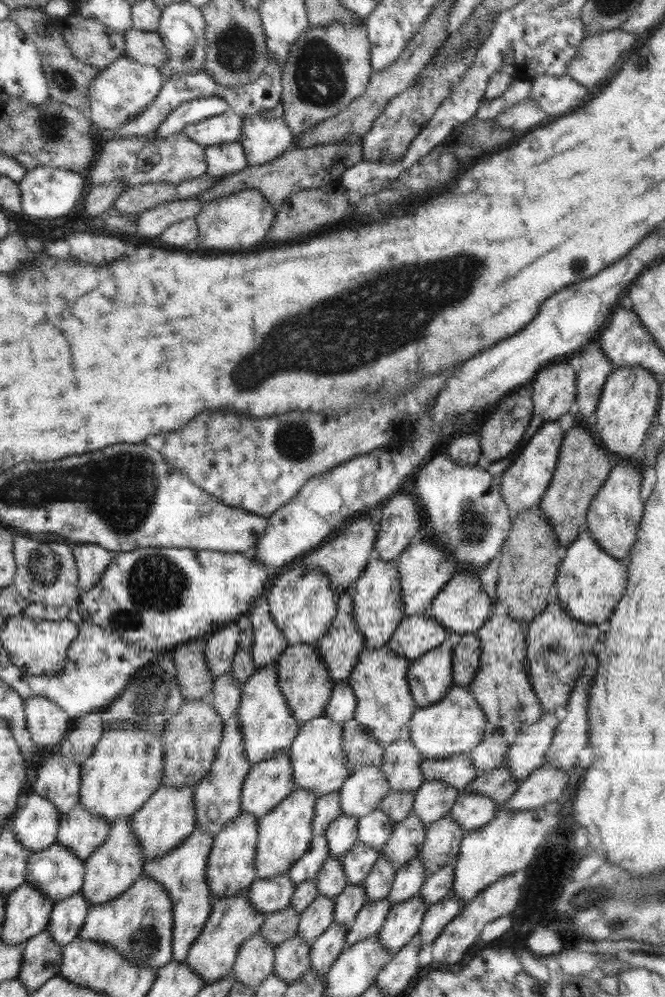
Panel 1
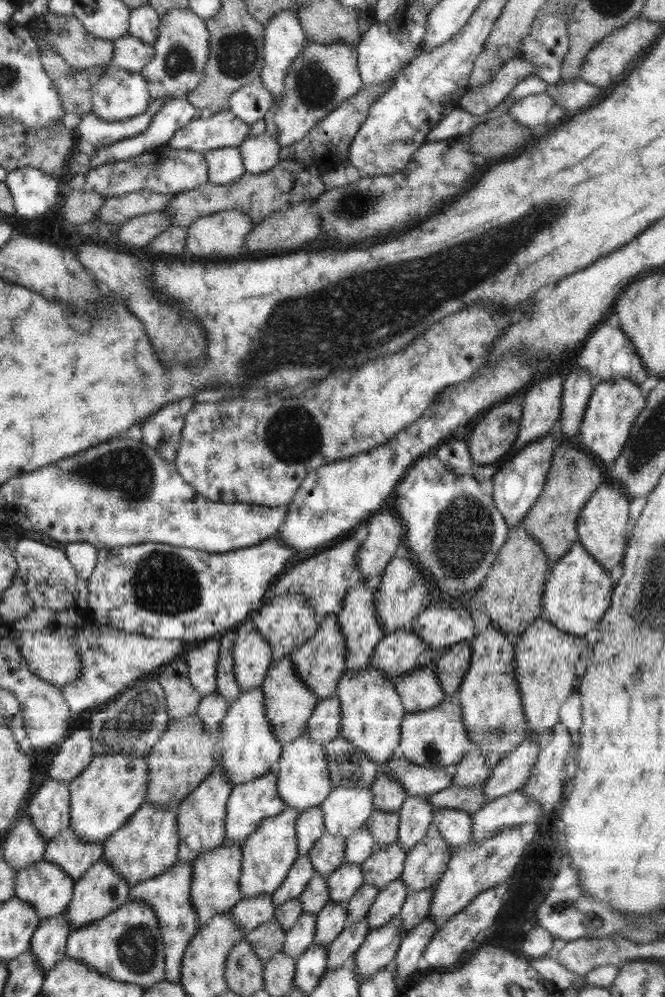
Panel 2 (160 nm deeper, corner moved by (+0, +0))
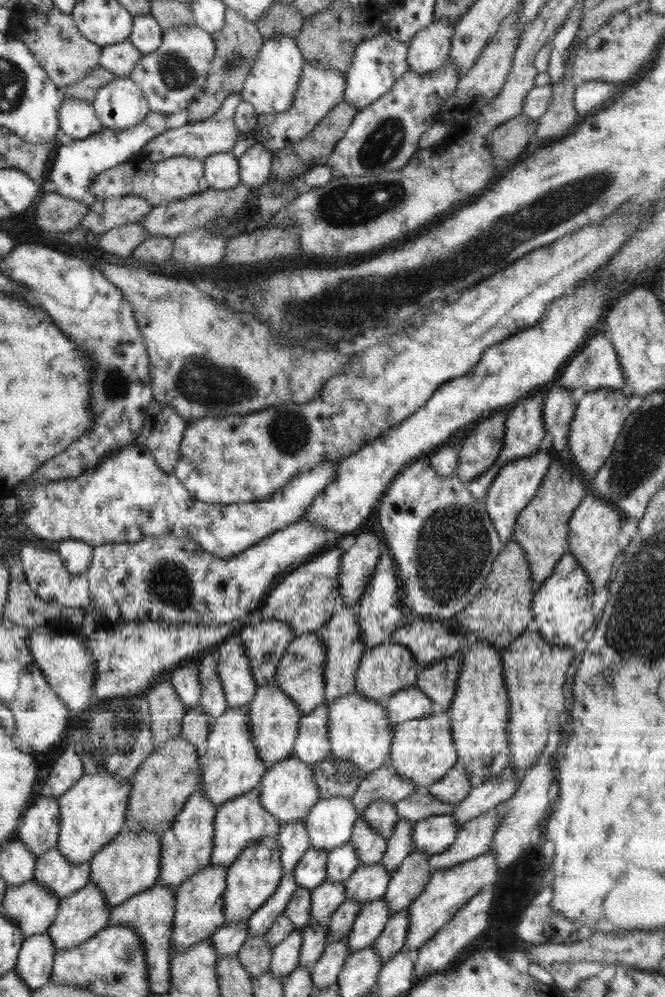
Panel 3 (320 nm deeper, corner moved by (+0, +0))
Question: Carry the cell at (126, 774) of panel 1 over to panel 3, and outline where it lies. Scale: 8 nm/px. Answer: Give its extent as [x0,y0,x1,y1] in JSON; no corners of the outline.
[56,769,130,864]

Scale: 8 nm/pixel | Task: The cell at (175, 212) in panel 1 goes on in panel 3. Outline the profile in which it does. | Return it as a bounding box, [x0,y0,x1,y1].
[98,222,150,261]

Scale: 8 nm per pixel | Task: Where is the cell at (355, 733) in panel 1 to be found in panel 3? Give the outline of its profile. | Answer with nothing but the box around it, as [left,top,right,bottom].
[312,755,363,800]

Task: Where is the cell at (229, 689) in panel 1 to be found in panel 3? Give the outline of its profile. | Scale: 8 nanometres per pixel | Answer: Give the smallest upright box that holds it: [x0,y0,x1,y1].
[179,704,212,756]

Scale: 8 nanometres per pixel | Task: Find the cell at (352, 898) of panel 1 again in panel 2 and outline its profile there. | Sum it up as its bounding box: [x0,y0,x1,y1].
[313,900,348,945]

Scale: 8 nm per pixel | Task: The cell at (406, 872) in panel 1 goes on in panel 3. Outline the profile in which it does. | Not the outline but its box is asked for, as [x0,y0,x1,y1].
[347,897,392,954]

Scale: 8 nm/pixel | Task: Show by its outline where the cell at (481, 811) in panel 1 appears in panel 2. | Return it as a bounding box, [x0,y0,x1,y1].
[432,808,472,853]

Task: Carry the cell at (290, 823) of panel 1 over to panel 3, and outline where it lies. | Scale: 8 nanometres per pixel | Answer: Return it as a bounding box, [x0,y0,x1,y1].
[223,834,282,923]

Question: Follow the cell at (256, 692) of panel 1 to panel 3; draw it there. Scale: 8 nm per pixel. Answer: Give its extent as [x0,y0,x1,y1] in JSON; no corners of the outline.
[197,706,267,806]

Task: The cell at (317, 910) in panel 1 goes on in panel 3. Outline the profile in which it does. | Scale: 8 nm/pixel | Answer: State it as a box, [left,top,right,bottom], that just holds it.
[269,927,302,979]

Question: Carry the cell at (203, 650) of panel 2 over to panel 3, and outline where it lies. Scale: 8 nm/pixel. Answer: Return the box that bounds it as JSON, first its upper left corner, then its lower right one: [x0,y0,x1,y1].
[172,661,202,709]

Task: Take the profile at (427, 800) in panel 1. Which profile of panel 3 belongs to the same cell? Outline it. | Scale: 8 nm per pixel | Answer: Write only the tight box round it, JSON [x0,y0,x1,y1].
[379,818,414,872]

